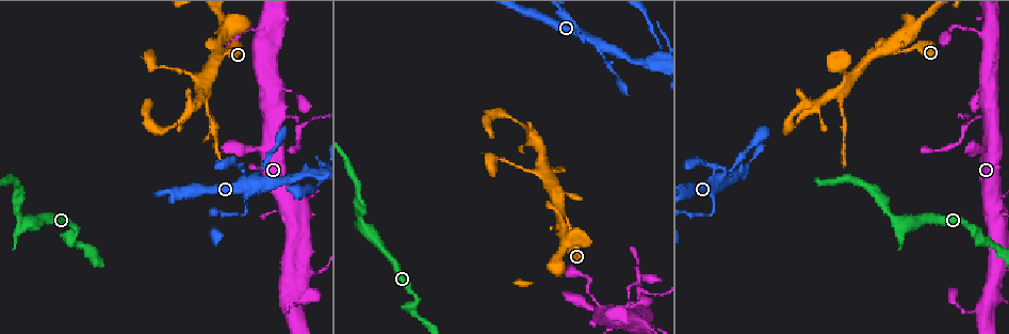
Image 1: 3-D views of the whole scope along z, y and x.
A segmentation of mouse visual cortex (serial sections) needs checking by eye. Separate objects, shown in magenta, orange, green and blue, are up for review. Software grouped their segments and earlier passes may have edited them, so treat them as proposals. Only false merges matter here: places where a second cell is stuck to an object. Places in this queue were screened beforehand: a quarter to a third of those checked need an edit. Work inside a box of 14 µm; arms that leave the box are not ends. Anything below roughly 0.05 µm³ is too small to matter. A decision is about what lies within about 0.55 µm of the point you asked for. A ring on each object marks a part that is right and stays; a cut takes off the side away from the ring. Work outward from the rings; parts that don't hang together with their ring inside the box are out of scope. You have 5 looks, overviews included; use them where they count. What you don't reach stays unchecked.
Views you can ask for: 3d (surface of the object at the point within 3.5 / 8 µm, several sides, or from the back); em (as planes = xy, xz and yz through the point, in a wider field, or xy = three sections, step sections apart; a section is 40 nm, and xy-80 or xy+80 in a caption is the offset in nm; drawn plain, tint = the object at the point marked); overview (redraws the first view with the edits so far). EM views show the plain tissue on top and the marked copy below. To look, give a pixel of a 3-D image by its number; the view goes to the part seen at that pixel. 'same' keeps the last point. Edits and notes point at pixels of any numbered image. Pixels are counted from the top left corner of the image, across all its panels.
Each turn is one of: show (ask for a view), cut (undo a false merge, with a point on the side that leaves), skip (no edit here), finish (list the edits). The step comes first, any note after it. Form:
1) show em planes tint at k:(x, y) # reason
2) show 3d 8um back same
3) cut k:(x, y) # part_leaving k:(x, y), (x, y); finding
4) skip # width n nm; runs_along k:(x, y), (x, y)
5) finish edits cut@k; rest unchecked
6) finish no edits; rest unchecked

show 3d 3.5um at 1:(297, 123) # sharp bend

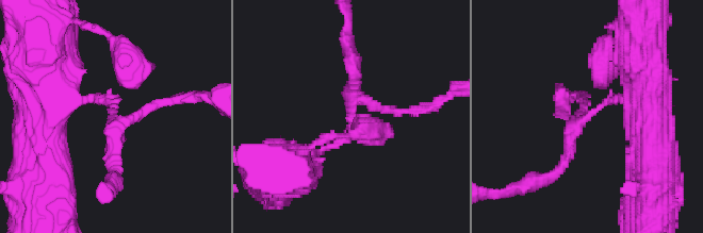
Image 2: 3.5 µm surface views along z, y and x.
show em xy step 1 tint at 2:(354, 102) # arms 3; arm_widths 150, 150, 200 nm; shape alone is not enough

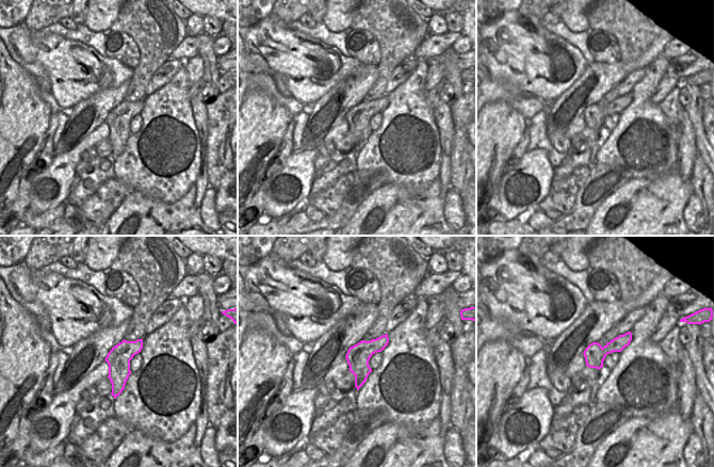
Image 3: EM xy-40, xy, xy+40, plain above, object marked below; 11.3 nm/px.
skip # runs_along 2:(624, 97), (581, 119), (565, 162), (542, 179); continuous, no second cell

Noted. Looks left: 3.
show 3d 8um at 1:(974, 311) # calibre changes

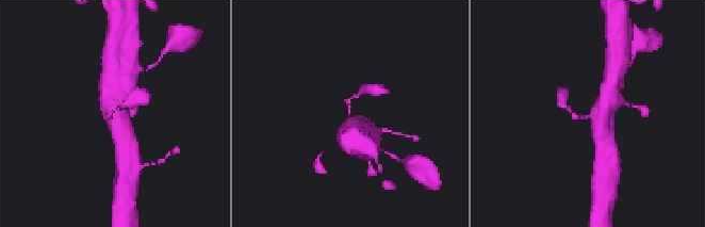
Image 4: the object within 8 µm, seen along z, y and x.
show em planes tint at 4:(589, 116)

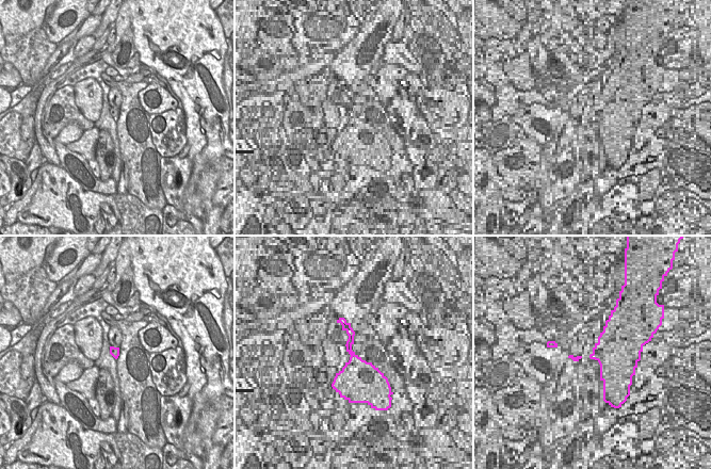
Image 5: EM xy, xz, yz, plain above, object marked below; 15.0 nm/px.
skip # runs_along 4:(115, 85), (114, 114), (127, 141); continuous, no second cell

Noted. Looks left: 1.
finish no edits; rest unchecked

